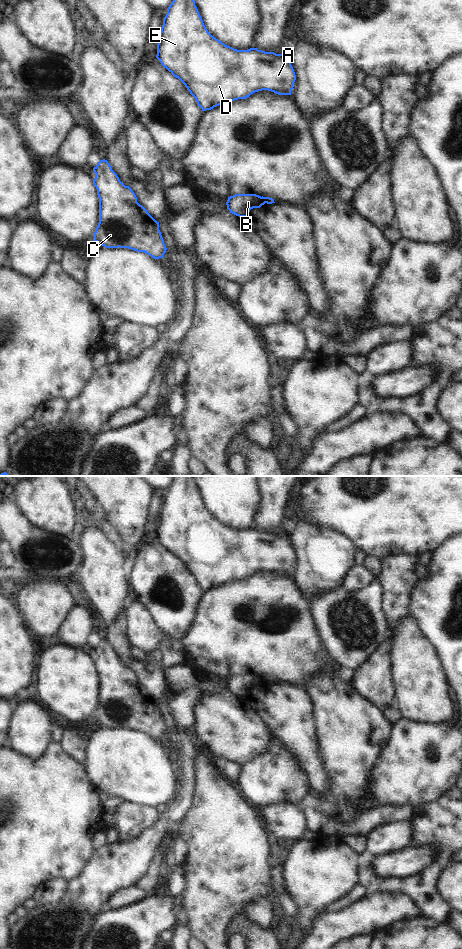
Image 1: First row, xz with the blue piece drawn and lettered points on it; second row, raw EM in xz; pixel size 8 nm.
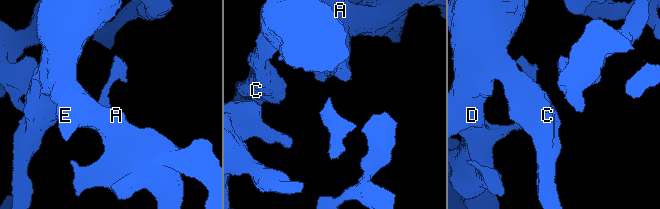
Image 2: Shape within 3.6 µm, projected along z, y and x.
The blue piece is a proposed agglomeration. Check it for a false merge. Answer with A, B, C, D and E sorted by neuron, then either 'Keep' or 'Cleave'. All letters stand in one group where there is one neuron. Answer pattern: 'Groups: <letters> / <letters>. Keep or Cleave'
Groups: A C D E / B. Cleave

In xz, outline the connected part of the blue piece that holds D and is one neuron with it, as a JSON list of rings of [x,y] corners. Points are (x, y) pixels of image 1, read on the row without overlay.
[[[173,476],[158,518],[156,538],[185,565],[202,591],[245,579],[262,570],[291,575],[296,555],[288,536],[257,528],[237,530],[225,525],[206,509],[193,476]]]

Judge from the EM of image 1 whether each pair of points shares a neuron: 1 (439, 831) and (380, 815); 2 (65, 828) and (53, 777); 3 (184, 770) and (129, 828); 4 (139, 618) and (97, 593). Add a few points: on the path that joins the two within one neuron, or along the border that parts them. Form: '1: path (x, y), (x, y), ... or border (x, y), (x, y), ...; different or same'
1: border (413, 806), (413, 814), (410, 818); different
2: path (53, 815), (53, 790); same
3: border (161, 808), (159, 818), (151, 826), (146, 827); different
4: border (130, 599), (124, 606); different

